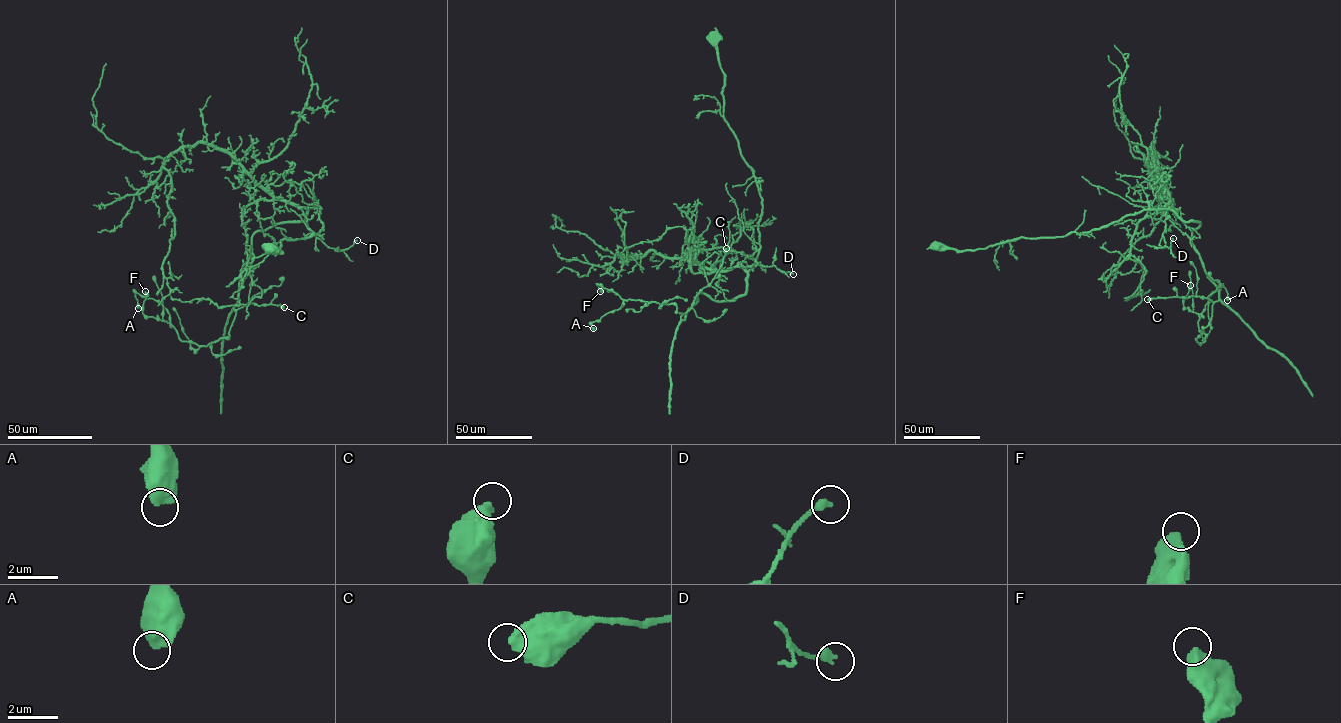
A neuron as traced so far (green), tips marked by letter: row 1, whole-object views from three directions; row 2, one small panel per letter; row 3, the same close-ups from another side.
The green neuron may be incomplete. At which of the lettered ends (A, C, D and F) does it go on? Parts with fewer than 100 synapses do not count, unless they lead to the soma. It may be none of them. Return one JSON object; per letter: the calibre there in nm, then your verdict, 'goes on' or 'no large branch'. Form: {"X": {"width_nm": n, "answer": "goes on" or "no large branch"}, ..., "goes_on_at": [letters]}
{"A": {"width_nm": 600, "answer": "no large branch"}, "C": {"width_nm": 600, "answer": "no large branch"}, "D": {"width_nm": 320, "answer": "no large branch"}, "F": {"width_nm": 600, "answer": "no large branch"}, "goes_on_at": []}

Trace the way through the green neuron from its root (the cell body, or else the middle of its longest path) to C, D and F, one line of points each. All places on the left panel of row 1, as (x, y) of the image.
C: (270, 248), (281, 253), (284, 239), (318, 233), (321, 209), (252, 237), (233, 308), (284, 307)
D: (270, 248), (281, 253), (284, 239), (323, 229), (321, 209), (302, 208), (308, 228), (330, 248), (357, 240)
F: (270, 248), (318, 233), (321, 209), (253, 235), (229, 337), (206, 346), (145, 316), (145, 291)

